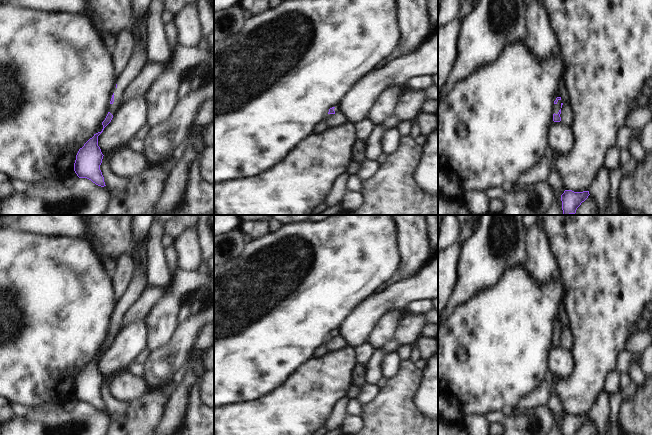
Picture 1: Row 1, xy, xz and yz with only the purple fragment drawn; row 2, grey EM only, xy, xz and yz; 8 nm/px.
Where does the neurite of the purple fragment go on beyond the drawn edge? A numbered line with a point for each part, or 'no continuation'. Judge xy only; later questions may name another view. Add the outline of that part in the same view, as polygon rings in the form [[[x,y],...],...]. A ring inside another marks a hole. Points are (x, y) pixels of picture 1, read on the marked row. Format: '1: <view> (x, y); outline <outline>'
1: xy (139, 59); outline [[[134,0],[134,9],[137,15],[137,24],[133,29],[135,39],[132,57],[119,76],[117,88],[114,91],[114,102],[110,105],[110,113],[114,115],[124,103],[124,95],[131,83],[140,75],[146,64],[149,62],[148,48],[145,47],[139,37],[138,25],[142,17],[149,12],[153,0]]]

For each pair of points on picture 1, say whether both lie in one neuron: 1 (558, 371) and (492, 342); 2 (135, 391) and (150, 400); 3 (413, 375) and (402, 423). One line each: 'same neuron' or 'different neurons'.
1: different neurons
2: different neurons
3: same neuron

